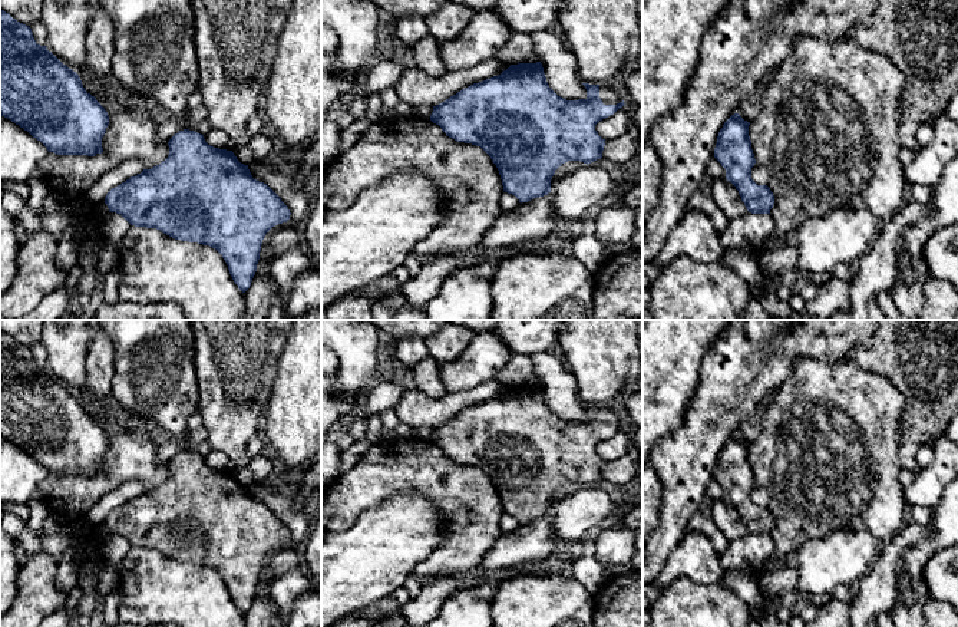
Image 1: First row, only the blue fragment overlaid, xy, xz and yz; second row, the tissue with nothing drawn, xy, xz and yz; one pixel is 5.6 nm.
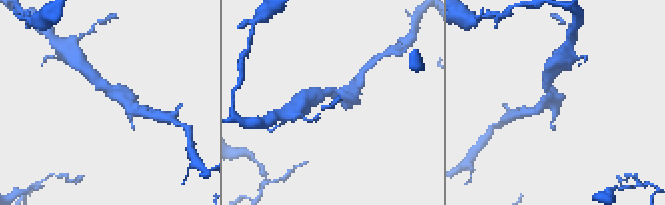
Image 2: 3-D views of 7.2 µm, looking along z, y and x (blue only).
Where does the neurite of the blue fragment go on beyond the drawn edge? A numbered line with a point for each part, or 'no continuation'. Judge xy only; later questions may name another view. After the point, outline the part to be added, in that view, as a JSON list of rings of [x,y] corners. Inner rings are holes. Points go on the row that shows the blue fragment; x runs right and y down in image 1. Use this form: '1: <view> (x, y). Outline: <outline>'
no continuation

